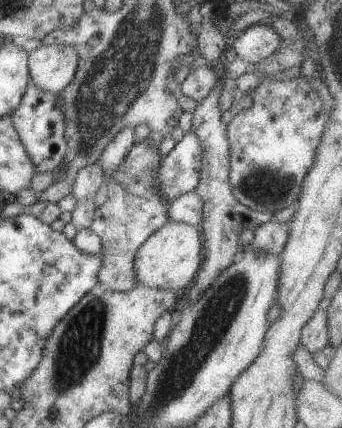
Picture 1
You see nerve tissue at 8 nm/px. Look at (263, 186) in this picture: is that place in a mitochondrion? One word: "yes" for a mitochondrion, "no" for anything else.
yes

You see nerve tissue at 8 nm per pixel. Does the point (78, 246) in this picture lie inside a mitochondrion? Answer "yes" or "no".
no

